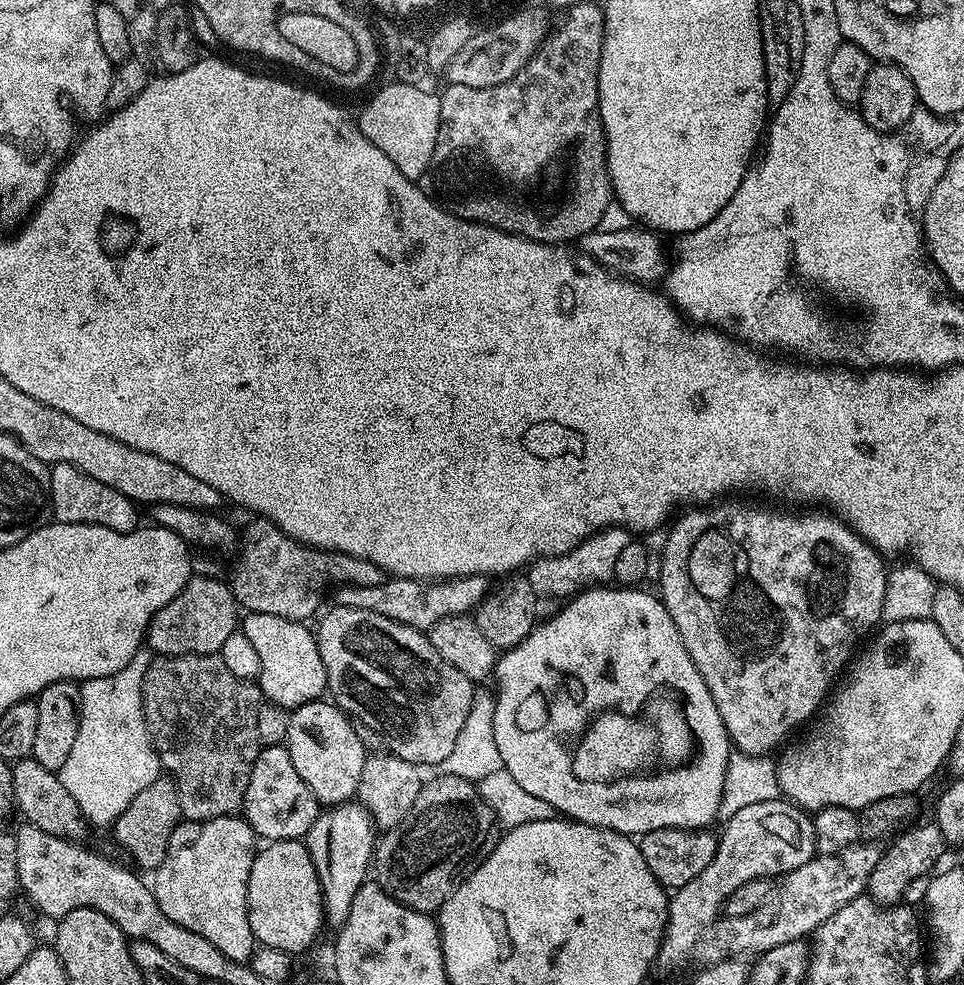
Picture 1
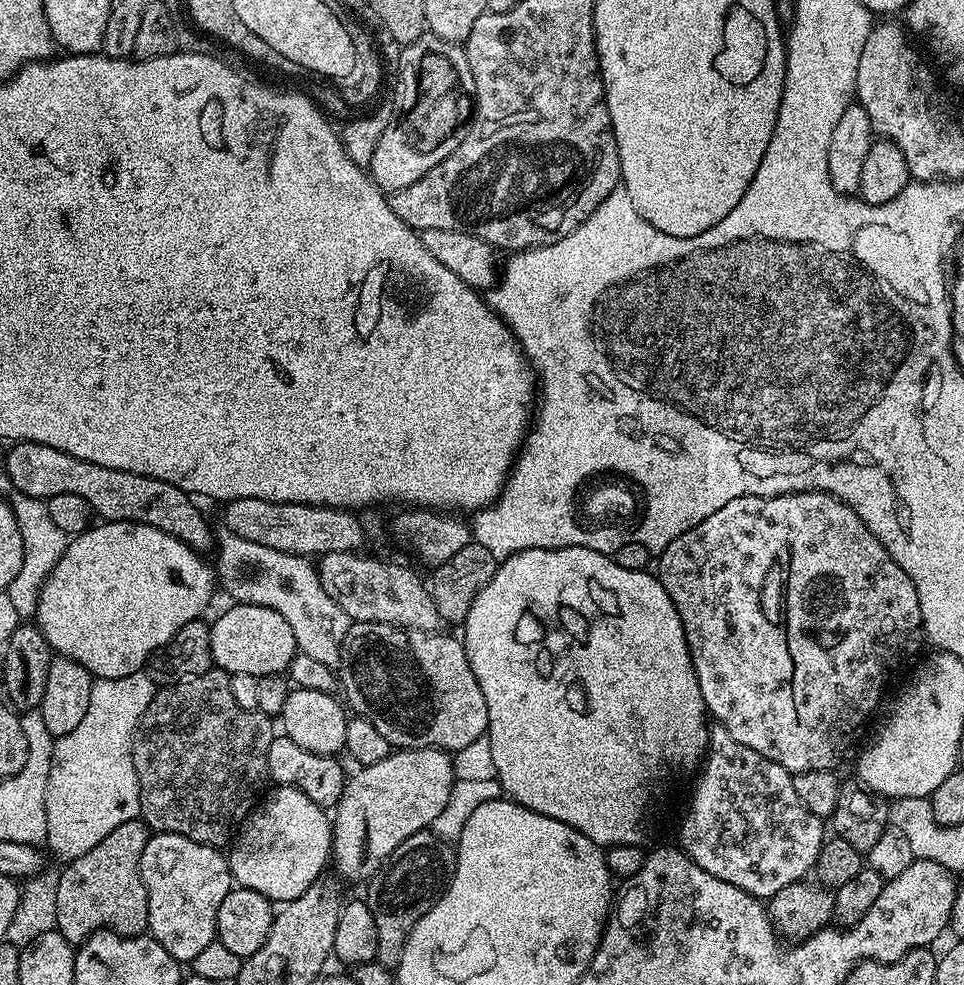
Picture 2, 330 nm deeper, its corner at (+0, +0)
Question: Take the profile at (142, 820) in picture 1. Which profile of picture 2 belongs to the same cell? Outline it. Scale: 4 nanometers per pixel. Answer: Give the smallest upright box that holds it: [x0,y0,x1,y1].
[55,819,150,945]

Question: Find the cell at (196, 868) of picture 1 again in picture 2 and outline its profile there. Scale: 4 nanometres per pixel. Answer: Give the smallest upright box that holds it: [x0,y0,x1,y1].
[140,832,234,962]

